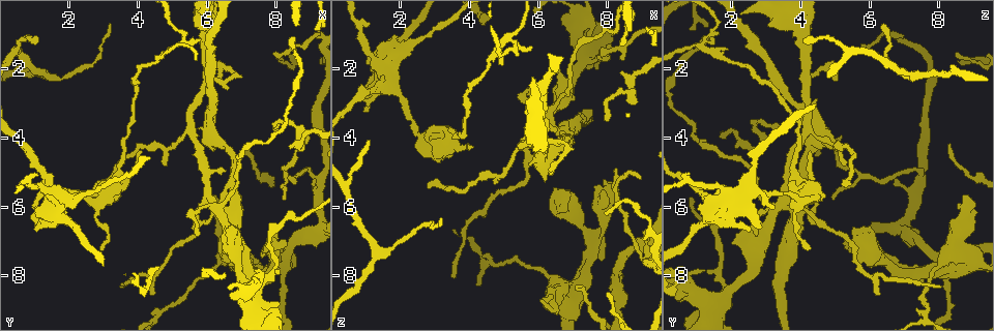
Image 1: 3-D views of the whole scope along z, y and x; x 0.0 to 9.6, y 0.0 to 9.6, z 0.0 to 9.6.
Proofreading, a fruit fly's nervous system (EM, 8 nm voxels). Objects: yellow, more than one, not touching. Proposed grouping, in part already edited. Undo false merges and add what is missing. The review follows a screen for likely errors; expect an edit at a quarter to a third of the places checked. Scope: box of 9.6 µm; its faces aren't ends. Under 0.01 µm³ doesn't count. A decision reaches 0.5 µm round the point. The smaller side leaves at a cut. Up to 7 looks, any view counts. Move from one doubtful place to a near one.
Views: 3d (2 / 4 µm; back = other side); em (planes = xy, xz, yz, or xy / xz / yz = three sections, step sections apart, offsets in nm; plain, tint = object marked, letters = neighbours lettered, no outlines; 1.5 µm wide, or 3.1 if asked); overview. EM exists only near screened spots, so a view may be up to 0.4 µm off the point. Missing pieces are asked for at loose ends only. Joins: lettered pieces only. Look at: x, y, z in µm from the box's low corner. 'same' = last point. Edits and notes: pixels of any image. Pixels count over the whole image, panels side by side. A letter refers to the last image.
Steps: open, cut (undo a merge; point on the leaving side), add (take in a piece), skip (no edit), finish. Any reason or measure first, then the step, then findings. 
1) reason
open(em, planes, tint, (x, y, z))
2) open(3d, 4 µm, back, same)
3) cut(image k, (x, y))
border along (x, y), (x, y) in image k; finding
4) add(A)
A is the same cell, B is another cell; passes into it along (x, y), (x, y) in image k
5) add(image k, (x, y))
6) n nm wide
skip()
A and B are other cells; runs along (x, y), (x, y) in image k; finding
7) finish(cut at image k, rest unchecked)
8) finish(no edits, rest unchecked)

free end
open(3d, 4 µm, (6.65, 6.65, 6.00))

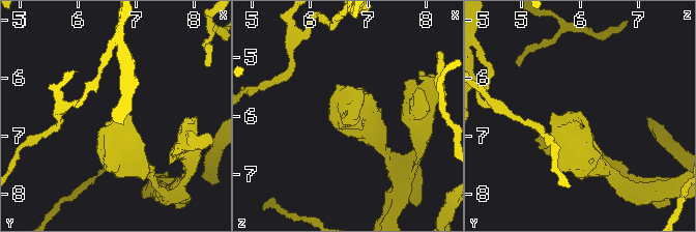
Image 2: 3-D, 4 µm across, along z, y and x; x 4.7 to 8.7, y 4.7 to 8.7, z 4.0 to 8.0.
open(em, planes, letters, (6.65, 6.60, 6.05))

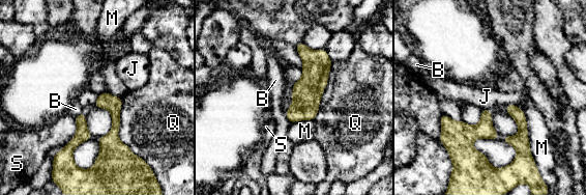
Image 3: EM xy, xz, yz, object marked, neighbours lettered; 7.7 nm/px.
skip()
B, J, M, Q and S are other cells; none of them fits

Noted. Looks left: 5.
sharp bend
open(em, planes, letters, (8.75, 6.95, 7.20))

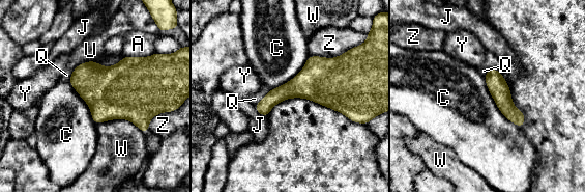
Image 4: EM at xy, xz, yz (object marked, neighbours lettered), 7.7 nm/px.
skip()
A, C, J, Q, U, W, Y and Z are other cells; border along (484, 77), (498, 109), (519, 128) in image 4; continuous, no second cell

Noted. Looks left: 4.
three arms meet
open(3d, 2 µm, (4.60, 9.15, 7.60))

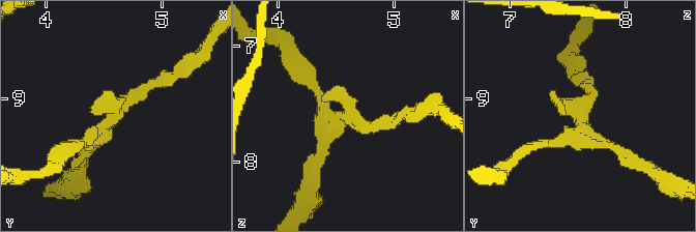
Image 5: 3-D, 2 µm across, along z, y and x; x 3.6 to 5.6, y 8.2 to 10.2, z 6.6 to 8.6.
3 arms; need the tissue
open(em, planes, letters, (4.60, 9.16, 7.62))

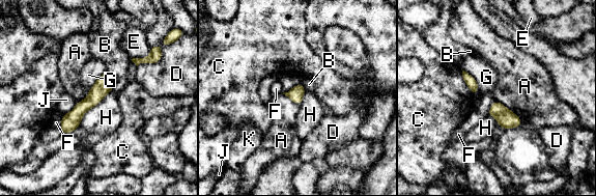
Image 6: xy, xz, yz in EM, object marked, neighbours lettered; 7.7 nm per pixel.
H touches over 380 nm
skip()
A, B, C, D, E, F, G, H, J and K are other cells; runs along (111, 77), (76, 114), (65, 131) in image 6; all the same cell

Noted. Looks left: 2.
finish(no edits, rest unchecked)

